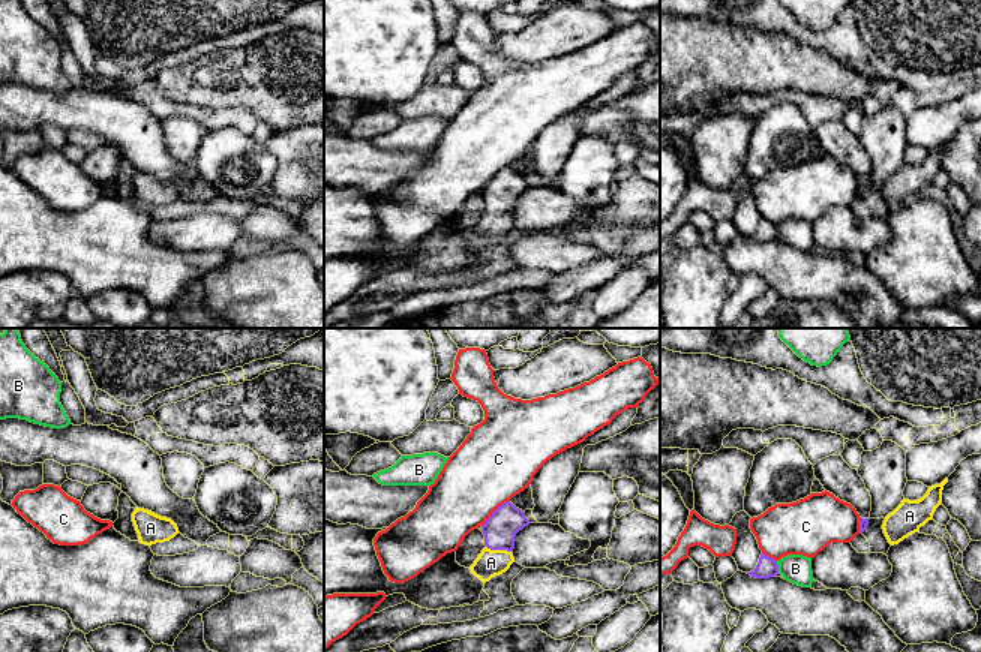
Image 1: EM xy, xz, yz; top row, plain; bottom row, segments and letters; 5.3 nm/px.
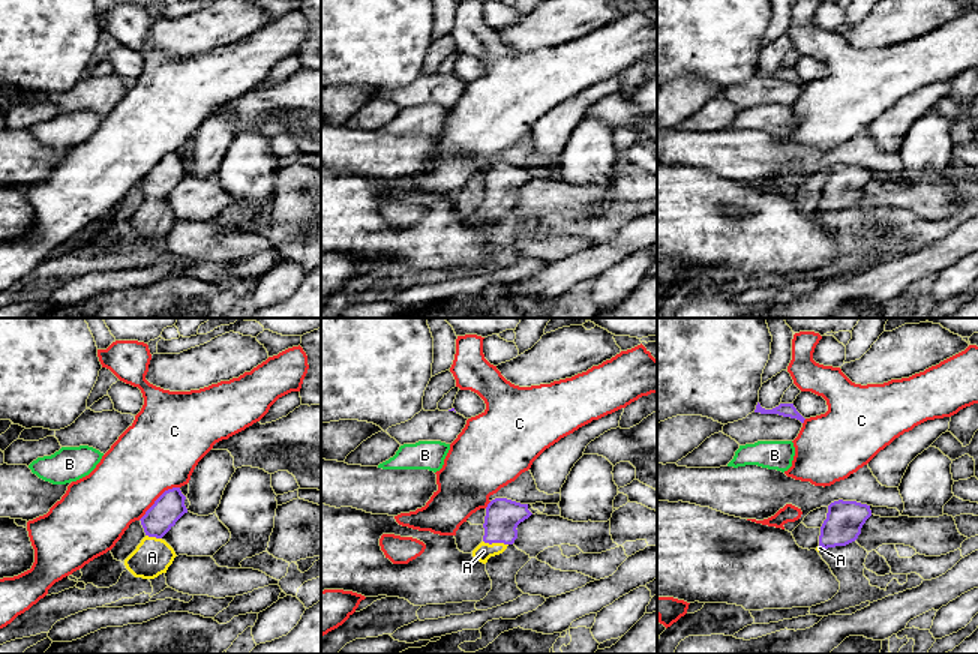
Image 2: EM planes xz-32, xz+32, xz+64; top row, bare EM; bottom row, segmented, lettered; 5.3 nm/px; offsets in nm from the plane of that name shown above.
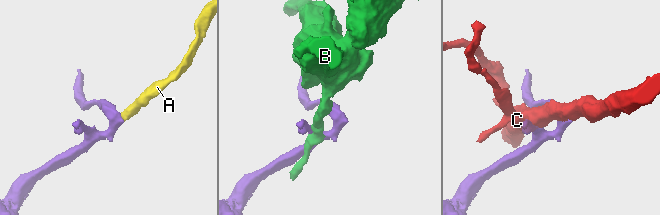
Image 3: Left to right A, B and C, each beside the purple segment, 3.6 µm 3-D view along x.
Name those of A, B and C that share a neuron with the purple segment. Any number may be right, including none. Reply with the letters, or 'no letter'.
A

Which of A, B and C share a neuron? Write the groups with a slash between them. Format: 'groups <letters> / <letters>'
groups A / B / C

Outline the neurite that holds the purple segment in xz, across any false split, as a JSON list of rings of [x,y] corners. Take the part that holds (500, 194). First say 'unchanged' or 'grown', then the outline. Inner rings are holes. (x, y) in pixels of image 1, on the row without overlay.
grown; [[[510,165],[498,171],[482,190],[486,211],[470,231],[471,237],[483,247],[506,237],[514,226],[514,201],[528,189],[525,177]]]

